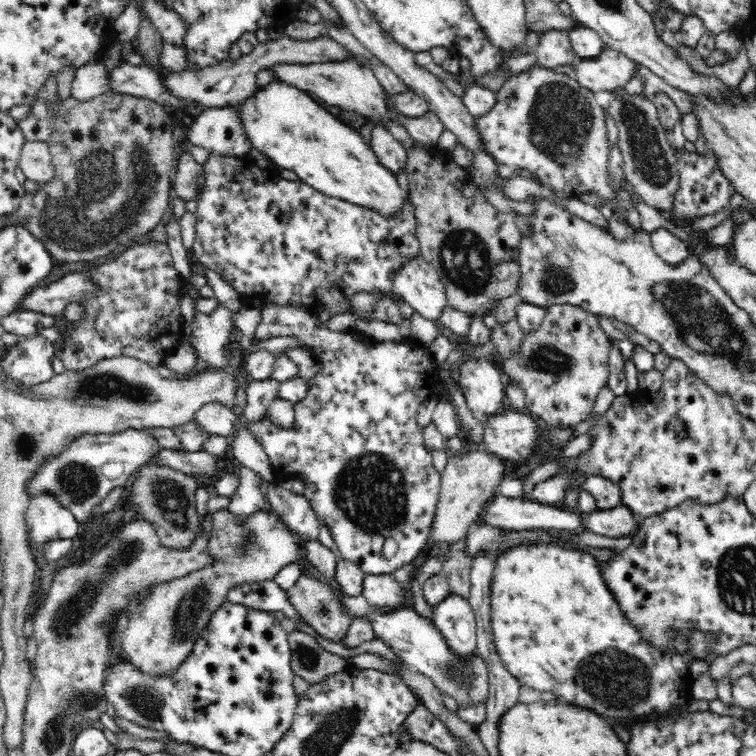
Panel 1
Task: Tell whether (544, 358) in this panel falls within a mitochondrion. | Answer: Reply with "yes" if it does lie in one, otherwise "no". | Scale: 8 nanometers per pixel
yes

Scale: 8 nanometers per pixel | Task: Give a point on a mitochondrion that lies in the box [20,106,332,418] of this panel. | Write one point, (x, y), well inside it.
(66, 220)

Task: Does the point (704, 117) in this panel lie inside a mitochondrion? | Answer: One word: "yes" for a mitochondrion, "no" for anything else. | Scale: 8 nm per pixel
no

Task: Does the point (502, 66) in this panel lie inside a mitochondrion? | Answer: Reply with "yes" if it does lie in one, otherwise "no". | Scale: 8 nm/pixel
no

